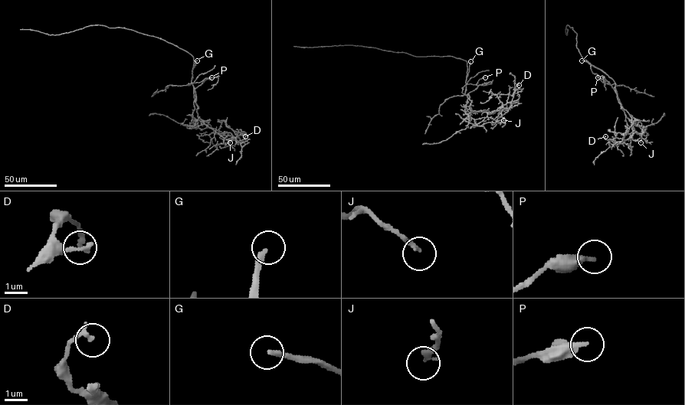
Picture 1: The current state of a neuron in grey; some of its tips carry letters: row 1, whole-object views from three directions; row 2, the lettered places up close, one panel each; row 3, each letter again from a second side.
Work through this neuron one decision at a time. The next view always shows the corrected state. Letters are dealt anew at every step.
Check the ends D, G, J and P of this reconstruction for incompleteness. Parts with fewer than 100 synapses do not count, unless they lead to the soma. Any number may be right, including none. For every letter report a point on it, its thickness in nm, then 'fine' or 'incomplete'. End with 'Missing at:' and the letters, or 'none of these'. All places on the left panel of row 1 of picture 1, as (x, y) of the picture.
D: (245, 136) | 180 nm | fine
G: (197, 60) | 200 nm | incomplete
J: (230, 142) | 220 nm | fine
P: (211, 77) | 340 nm | fine
Missing at: G

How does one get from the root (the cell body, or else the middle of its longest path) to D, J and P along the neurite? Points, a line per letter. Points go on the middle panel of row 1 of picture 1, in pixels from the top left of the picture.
D: (467, 63), (465, 94), (469, 94), (472, 111), (493, 112), (512, 101), (515, 87), (519, 85)
J: (467, 63), (465, 94), (469, 94), (471, 101), (471, 109), (493, 112), (501, 108), (503, 120)
P: (467, 63), (466, 92), (463, 93), (465, 85), (476, 84), (485, 77)

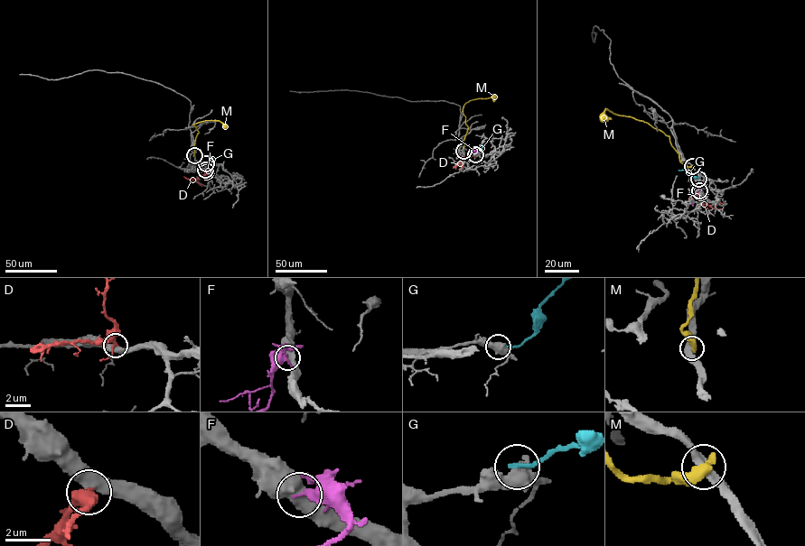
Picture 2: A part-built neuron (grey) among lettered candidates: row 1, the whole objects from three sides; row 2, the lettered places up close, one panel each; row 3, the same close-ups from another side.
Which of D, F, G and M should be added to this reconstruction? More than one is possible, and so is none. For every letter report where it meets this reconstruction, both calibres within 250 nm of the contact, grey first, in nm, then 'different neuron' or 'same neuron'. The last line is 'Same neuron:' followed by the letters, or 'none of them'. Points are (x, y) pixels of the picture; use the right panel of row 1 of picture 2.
D: contact (700, 192); calibres 460 and 280 nm; same neuron
F: contact (699, 190); calibres 600 and 320 nm; different neuron
G: contact (698, 179); calibres 550 and 240 nm; different neuron
M: contact (692, 166); calibres 400 and 600 nm; different neuron
Same neuron: D

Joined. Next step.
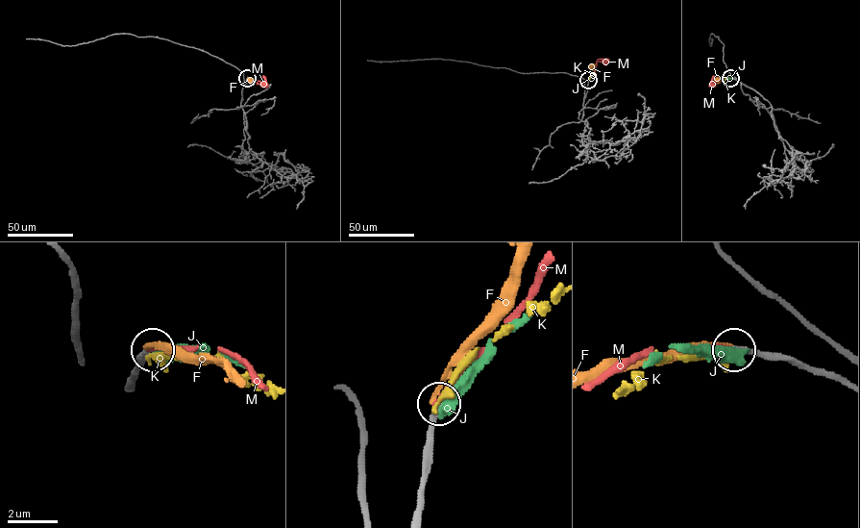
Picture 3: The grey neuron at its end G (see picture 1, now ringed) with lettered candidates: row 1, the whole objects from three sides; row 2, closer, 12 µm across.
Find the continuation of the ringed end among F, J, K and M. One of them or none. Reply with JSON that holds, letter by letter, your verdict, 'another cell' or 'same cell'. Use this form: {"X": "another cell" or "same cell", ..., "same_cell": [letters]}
{"F": "another cell", "J": "another cell", "K": "another cell", "M": "same cell", "same_cell": ["M"]}

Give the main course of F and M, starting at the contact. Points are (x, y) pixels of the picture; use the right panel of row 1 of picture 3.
F: (730, 78), (717, 80)
M: (730, 78), (712, 81), (712, 86)

